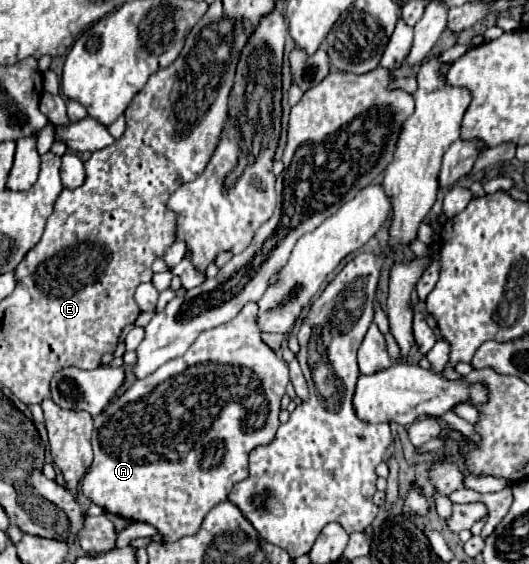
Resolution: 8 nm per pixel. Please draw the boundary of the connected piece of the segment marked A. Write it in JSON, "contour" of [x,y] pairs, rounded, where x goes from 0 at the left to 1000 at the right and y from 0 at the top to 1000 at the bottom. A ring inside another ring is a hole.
{"contour":[[[469,535],[446,564],[439,564],[431,574],[420,574],[412,582],[401,582],[393,589],[382,589],[371,606],[352,621],[348,631],[329,635],[321,642],[314,642],[310,649],[302,649],[291,663],[253,677],[231,702],[223,702],[219,709],[212,709],[204,716],[204,723],[185,734],[178,741],[178,770],[174,770],[174,794],[178,794],[178,819],[166,830],[163,844],[155,848],[155,872],[159,879],[181,894],[193,897],[200,908],[223,911],[231,918],[242,922],[257,922],[257,926],[276,926],[284,933],[291,933],[299,940],[299,947],[310,954],[310,961],[329,961],[344,950],[355,947],[371,947],[386,915],[393,911],[397,901],[405,901],[408,894],[423,890],[439,858],[461,851],[469,844],[469,805],[473,798],[480,798],[484,791],[495,787],[510,787],[518,780],[522,759],[529,755],[526,748],[526,730],[529,730],[529,706],[541,695],[541,681],[544,681],[544,649],[537,638],[526,638],[526,631],[518,628],[514,617],[507,617],[495,599],[491,599],[491,582],[488,582],[488,539],[484,535]]]}

